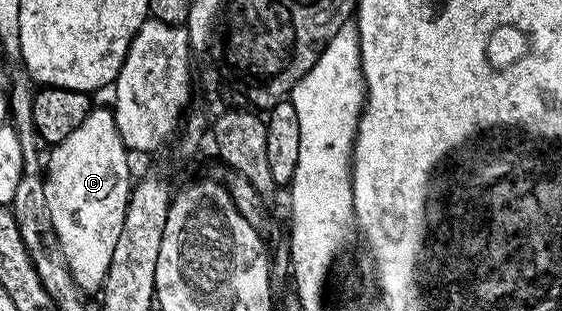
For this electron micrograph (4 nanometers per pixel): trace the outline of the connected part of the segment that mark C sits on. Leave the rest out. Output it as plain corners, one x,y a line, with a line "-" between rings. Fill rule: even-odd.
94,106
75,133
52,144
43,167
47,210
59,239
70,275
82,292
102,290
111,265
111,253
123,233
123,217
131,194
131,152
117,131
108,106

